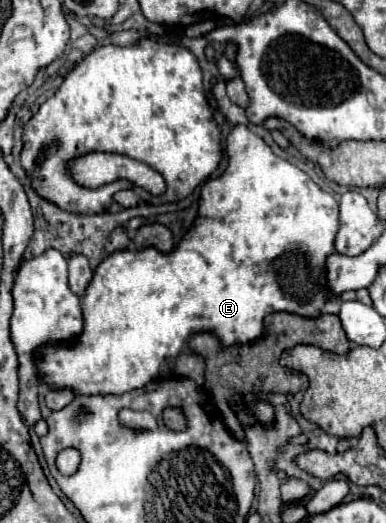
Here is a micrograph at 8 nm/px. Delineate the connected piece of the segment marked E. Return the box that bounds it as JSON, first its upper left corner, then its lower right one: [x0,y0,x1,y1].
[35,125,339,395]

